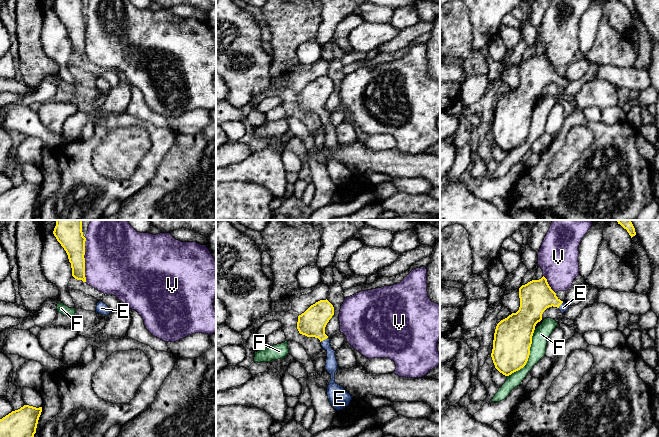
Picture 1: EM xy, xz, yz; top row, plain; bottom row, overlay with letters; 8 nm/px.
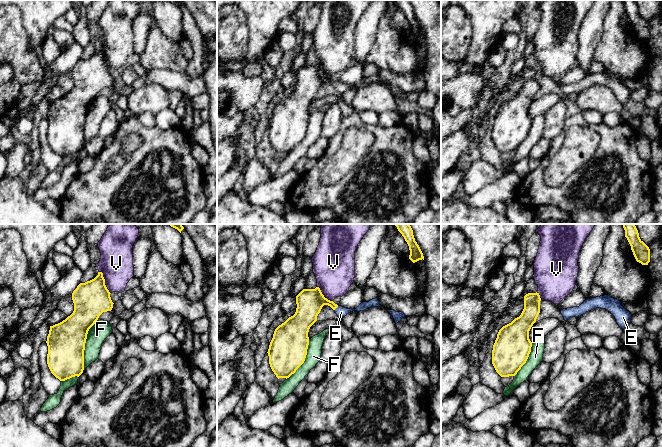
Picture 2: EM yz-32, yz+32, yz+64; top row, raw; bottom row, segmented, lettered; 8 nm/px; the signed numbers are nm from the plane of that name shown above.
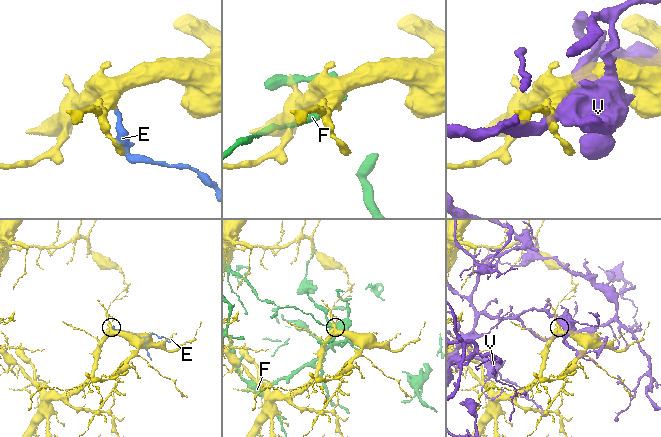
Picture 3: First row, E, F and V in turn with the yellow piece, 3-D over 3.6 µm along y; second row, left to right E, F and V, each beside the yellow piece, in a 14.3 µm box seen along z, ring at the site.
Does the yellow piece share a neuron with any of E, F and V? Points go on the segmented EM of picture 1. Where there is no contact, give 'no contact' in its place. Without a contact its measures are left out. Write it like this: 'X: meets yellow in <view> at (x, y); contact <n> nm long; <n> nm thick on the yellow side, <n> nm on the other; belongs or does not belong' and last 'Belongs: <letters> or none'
E: meets yellow in xz at (323, 339); contact 70 nm long; 220 nm thick on the yellow side, 100 nm on the other; belongs
F: meets yellow in yz at (528, 356); contact 440 nm long; 300 nm thick on the yellow side, 130 nm on the other; does not belong
V: meets yellow in xy at (84, 260); contact 360 nm long; 220 nm thick on the yellow side, 500 nm on the other; does not belong
Belongs: E

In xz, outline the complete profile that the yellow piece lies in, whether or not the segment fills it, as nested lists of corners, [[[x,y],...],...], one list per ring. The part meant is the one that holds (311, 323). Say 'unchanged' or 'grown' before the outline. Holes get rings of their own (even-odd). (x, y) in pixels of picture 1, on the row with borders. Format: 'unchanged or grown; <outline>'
grown; [[[327,299],[320,300],[298,316],[297,329],[302,335],[318,338],[322,348],[327,351],[325,369],[331,375],[327,396],[332,407],[339,411],[350,404],[352,396],[342,386],[335,383],[335,372],[338,369],[336,351],[331,348],[330,339],[325,334],[325,327],[333,315],[333,305]]]

